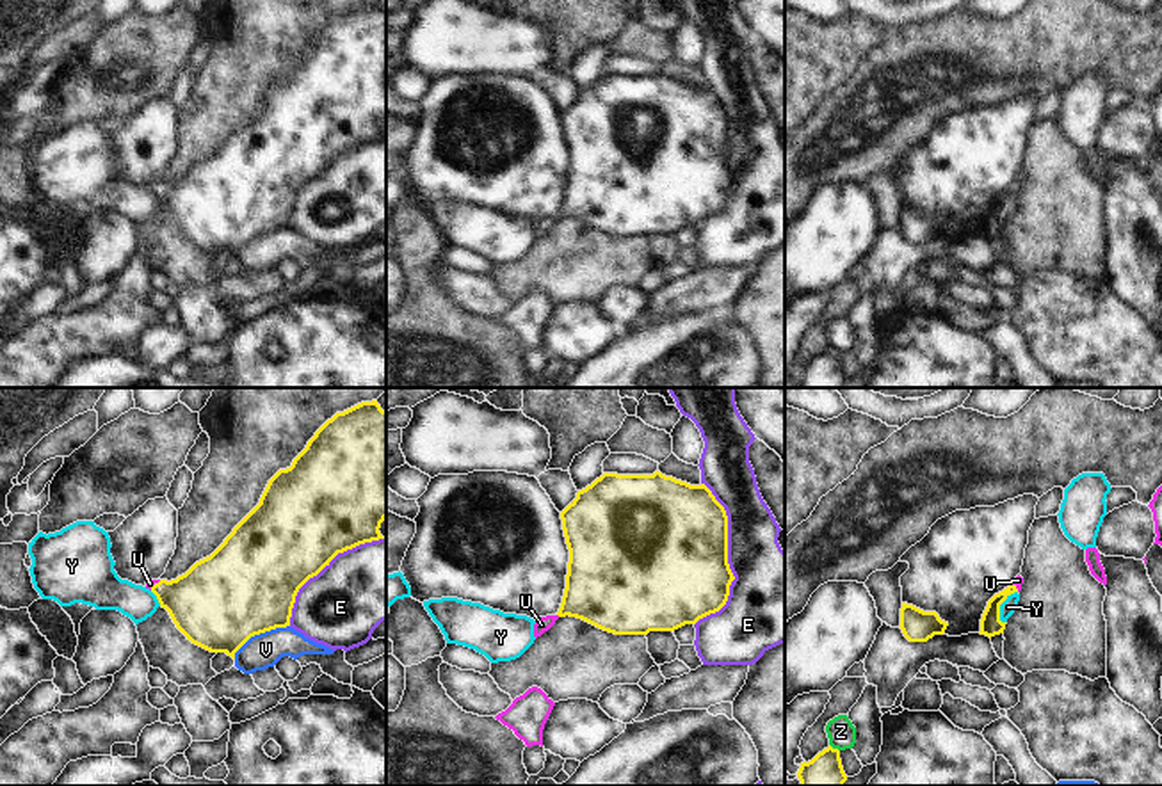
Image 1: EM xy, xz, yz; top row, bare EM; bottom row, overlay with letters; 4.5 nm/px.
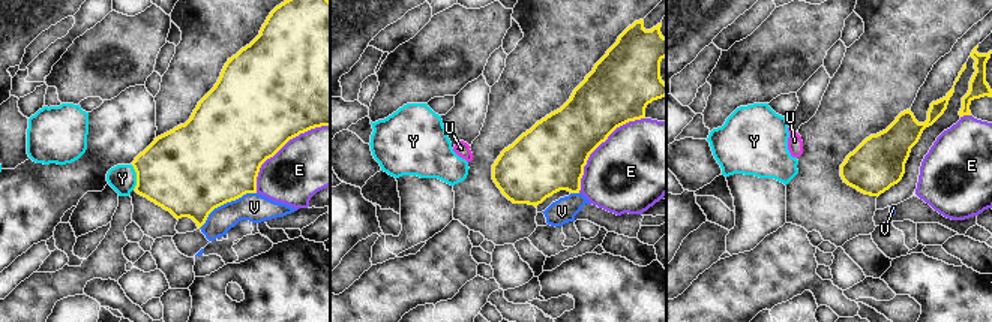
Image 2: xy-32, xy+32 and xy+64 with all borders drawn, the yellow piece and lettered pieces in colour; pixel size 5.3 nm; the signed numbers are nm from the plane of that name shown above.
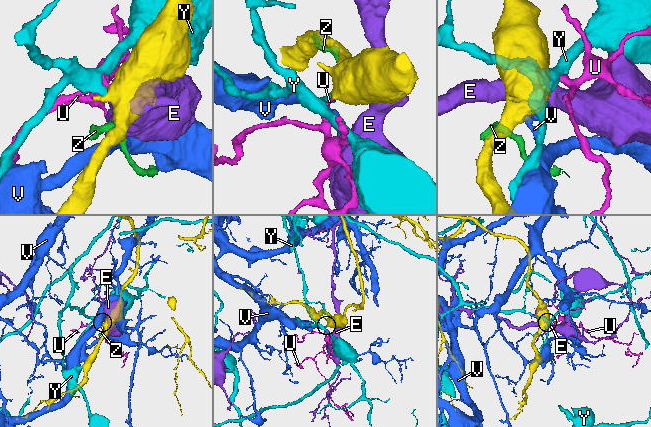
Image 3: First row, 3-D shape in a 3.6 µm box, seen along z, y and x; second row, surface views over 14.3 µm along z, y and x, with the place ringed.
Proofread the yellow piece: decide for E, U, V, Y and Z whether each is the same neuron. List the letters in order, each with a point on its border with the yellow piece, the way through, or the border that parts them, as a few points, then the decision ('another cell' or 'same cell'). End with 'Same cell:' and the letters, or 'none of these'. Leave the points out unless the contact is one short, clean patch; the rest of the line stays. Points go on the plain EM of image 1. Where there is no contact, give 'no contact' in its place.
E: meets yellow in xz at (726, 160); another cell
U: meets yellow in xy at (155, 185); runs through xy (207, 205), (173, 198), (155, 185), (150, 185); same cell
V: meets yellow in xy at (258, 235); another cell
Y: meets yellow in yz at (999, 208); border along yz (1016, 192), (1000, 207), (1002, 224); another cell
Z: meets yellow in yz at (835, 351); border along yz (830, 345), (839, 352); another cell
Same cell: U

